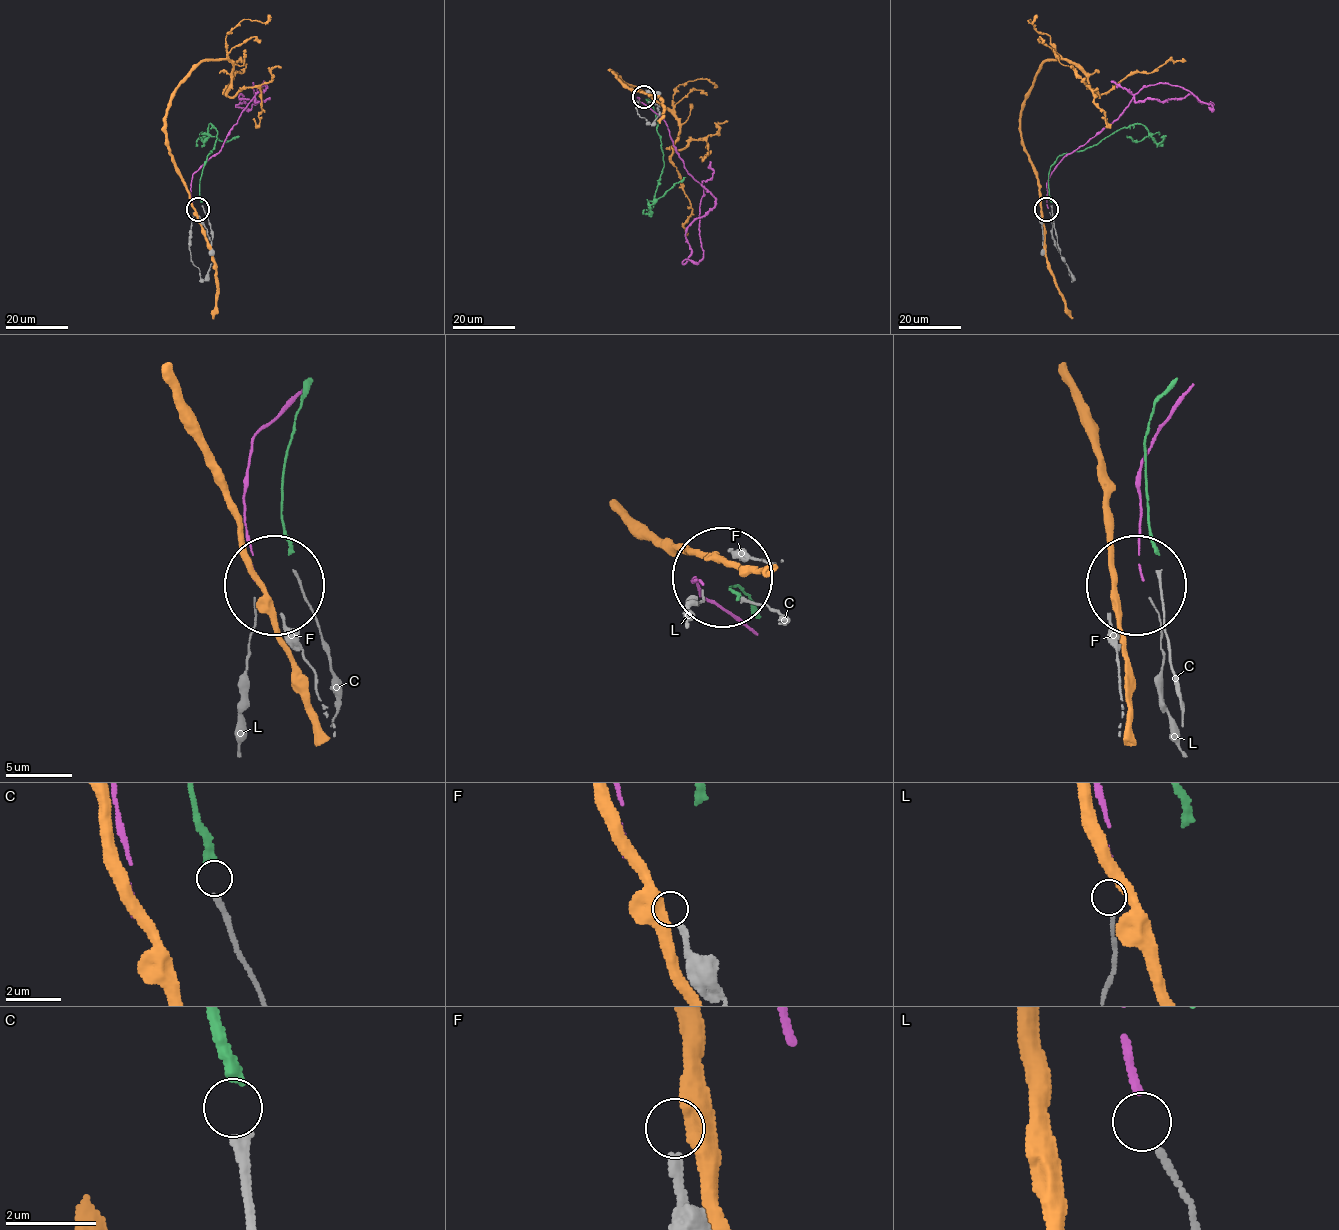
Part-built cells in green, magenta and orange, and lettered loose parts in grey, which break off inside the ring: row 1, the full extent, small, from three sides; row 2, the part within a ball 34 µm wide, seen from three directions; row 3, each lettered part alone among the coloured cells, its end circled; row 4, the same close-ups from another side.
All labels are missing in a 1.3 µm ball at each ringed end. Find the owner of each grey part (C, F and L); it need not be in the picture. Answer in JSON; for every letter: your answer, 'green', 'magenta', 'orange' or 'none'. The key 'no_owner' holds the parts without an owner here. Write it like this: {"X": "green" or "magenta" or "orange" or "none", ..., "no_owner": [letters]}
{"C": "green", "F": "none", "L": "magenta", "no_owner": ["F"]}

